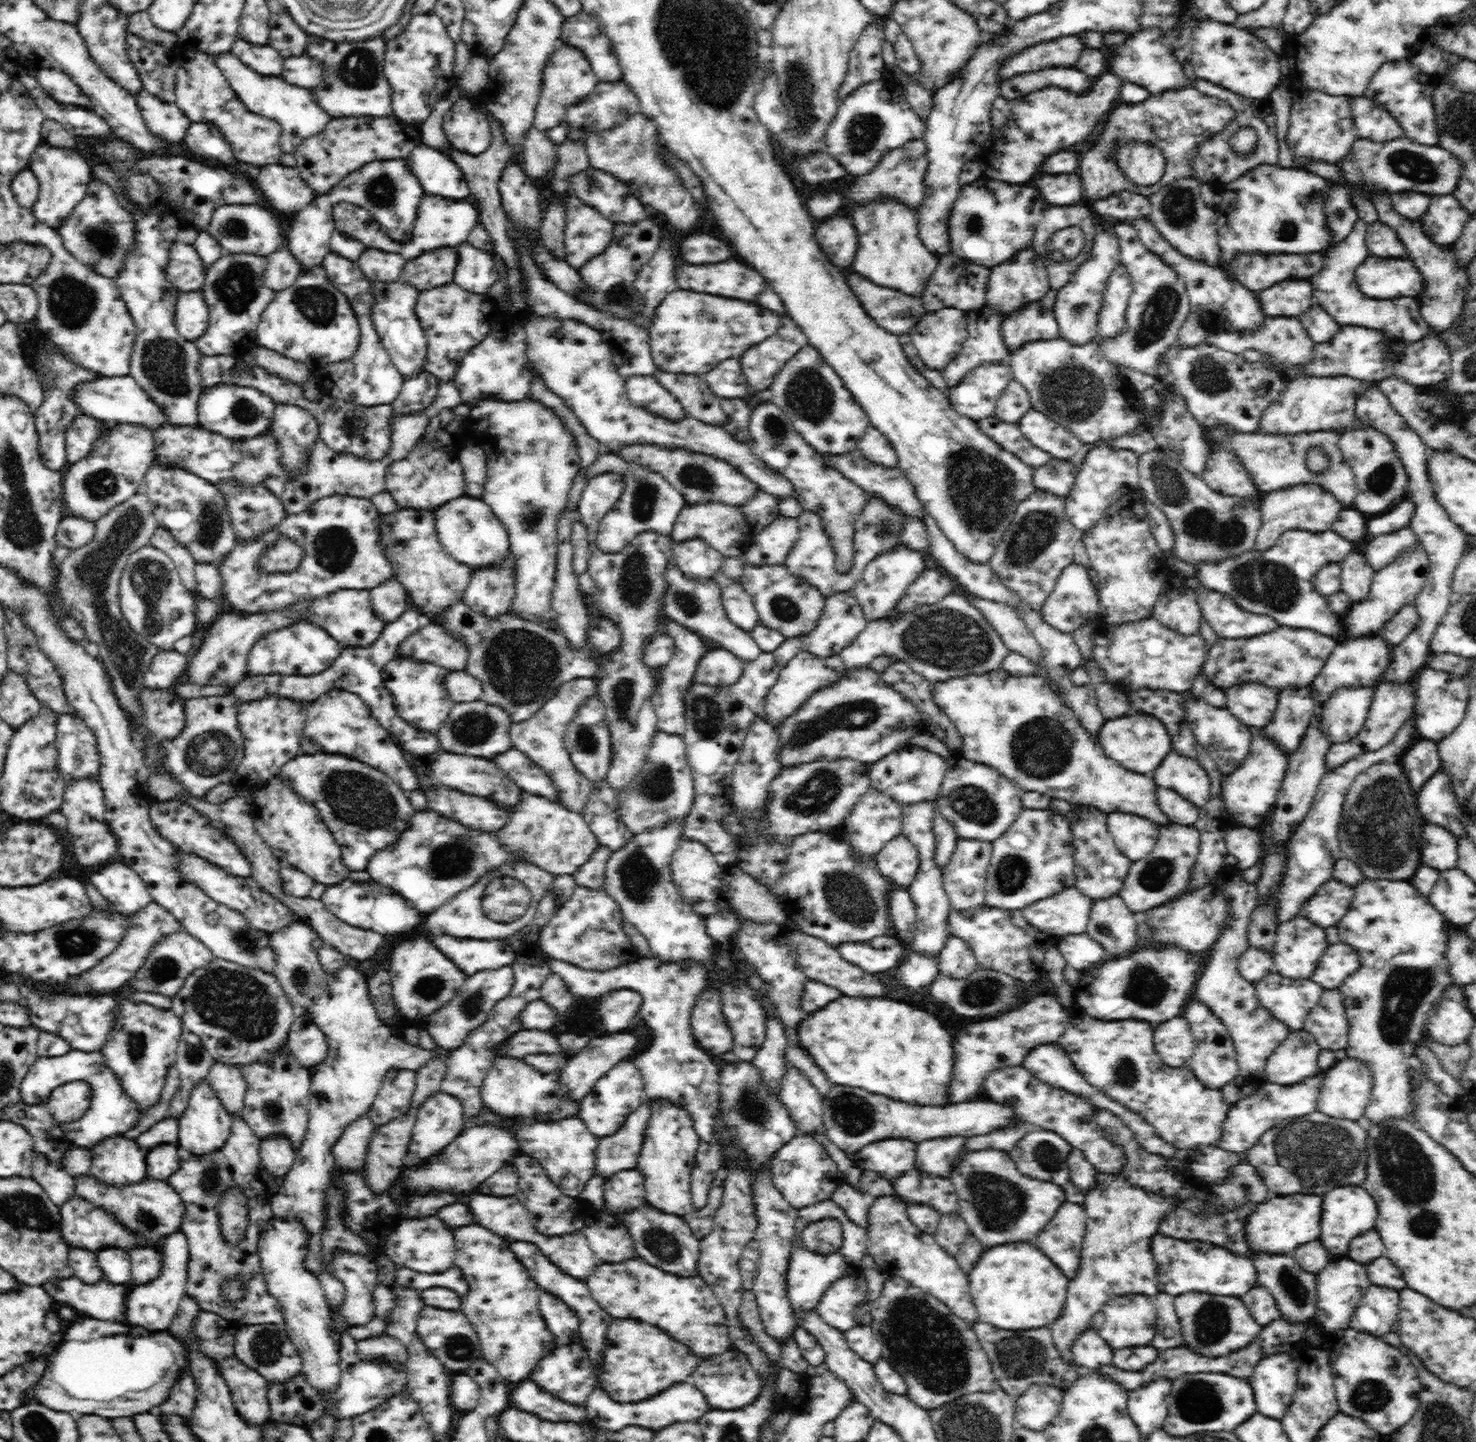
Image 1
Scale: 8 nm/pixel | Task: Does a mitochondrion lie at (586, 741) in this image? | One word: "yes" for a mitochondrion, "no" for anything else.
yes

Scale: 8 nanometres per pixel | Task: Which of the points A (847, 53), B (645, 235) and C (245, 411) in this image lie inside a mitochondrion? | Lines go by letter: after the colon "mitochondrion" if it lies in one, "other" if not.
A: other
B: other
C: mitochondrion

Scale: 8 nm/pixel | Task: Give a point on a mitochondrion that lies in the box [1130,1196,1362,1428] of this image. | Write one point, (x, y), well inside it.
(1197, 1400)

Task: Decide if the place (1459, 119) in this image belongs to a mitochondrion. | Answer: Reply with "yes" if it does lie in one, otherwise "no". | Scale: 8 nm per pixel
yes

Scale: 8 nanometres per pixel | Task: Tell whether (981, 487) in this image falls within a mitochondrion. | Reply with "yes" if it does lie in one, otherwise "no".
yes

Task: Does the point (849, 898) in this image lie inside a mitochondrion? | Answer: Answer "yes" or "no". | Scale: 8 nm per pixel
yes

